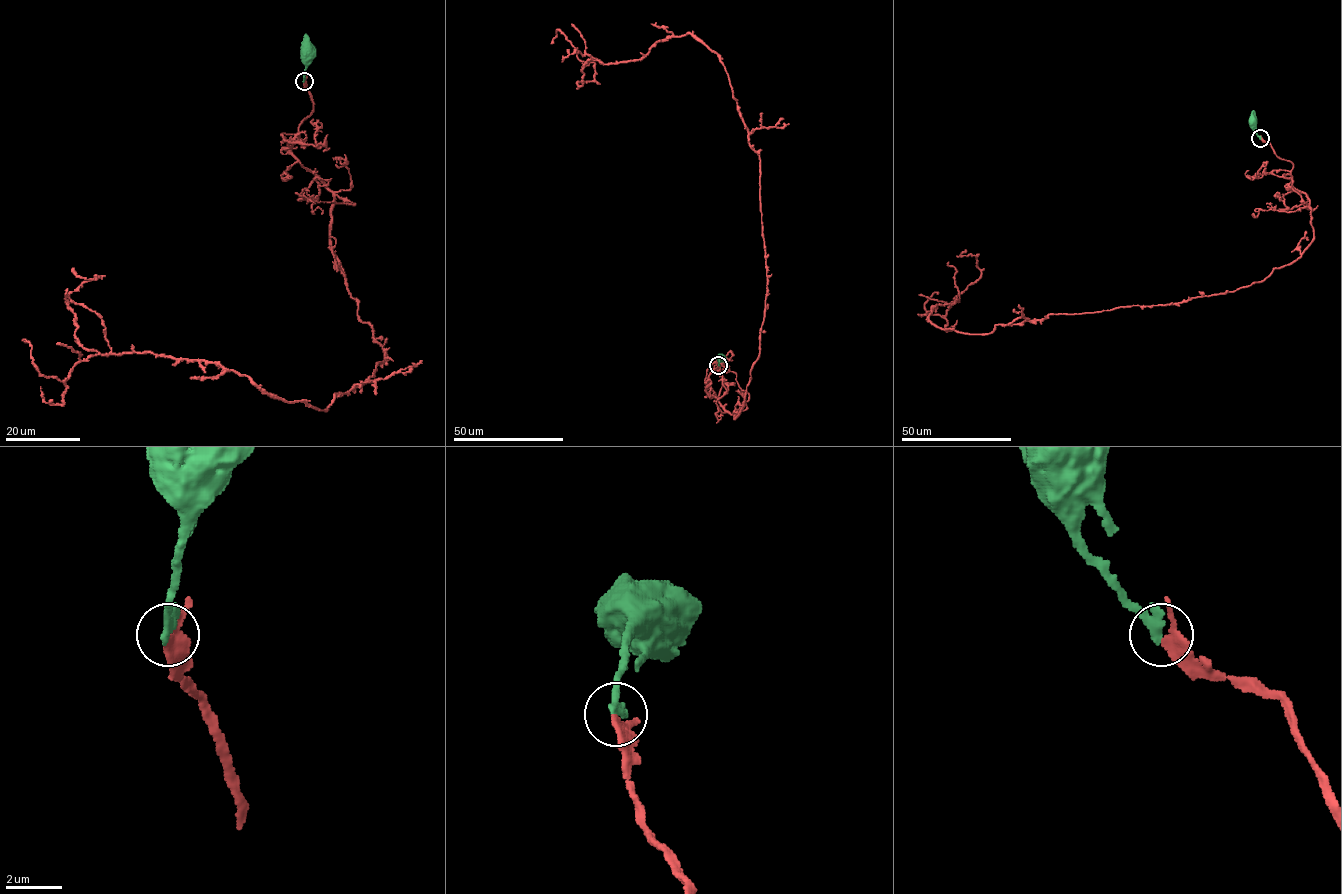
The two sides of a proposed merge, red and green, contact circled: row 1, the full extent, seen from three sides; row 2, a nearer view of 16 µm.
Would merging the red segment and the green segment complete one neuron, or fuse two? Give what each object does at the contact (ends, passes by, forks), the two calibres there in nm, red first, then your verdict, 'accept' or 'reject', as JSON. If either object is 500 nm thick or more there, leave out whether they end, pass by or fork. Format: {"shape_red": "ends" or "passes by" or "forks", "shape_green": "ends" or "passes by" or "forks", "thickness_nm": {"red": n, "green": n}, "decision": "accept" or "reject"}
{"shape_red": "passes by", "shape_green": "ends", "thickness_nm": {"red": 220, "green": 320}, "decision": "accept"}

